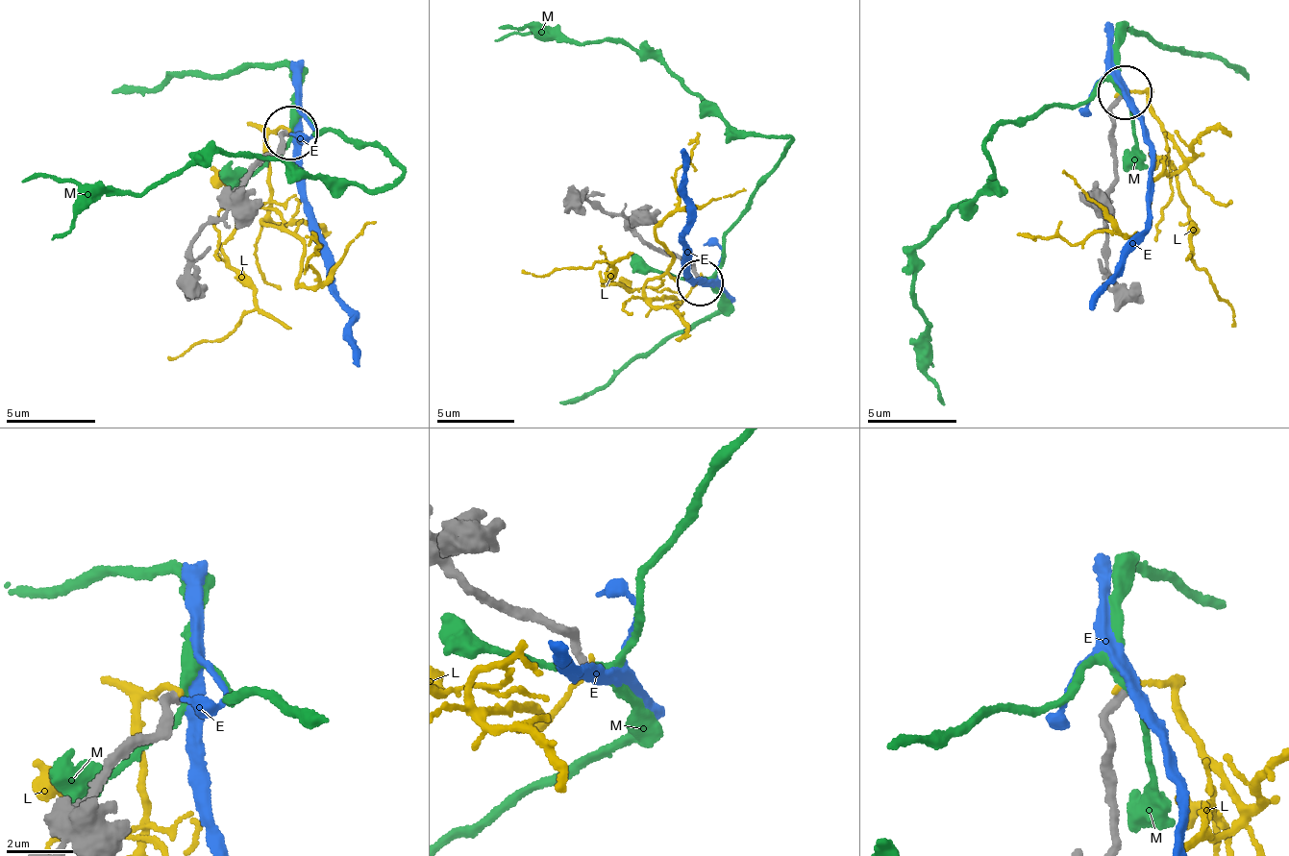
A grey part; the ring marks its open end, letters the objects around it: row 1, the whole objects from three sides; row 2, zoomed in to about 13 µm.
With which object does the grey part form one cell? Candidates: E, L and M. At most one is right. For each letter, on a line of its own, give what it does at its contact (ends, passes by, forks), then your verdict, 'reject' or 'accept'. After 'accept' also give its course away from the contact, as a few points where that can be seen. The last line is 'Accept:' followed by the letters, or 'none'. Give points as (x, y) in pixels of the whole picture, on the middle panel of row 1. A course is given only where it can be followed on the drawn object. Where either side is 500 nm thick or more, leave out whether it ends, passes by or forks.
E: it passes by; reject
L: it ends; reject
M: it passes by; reject
Accept: none

